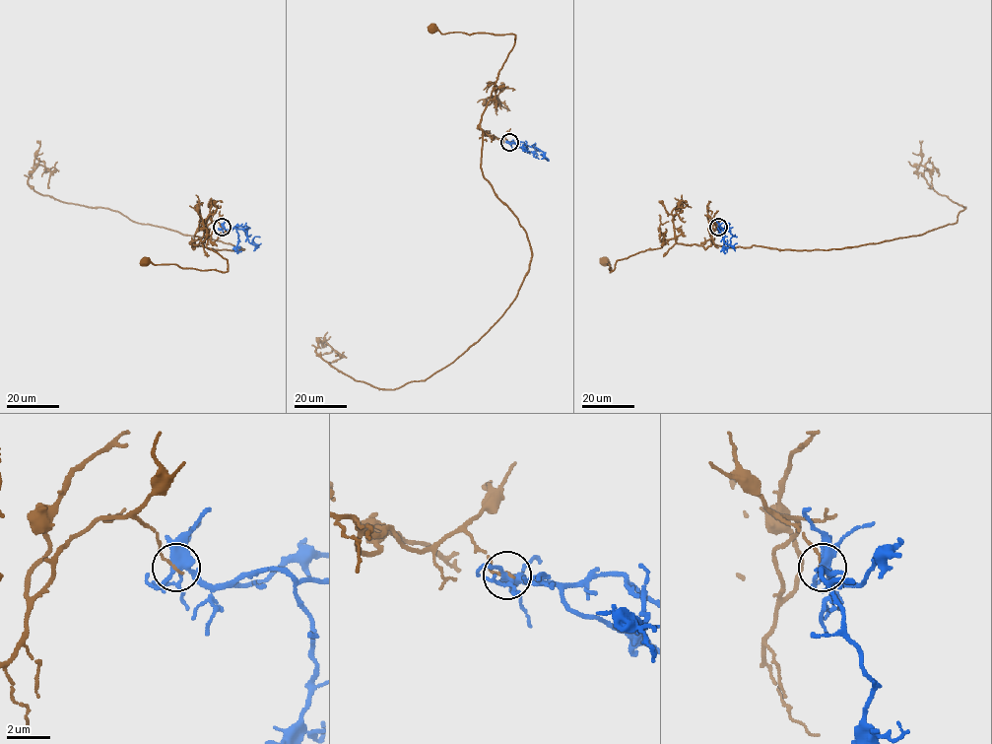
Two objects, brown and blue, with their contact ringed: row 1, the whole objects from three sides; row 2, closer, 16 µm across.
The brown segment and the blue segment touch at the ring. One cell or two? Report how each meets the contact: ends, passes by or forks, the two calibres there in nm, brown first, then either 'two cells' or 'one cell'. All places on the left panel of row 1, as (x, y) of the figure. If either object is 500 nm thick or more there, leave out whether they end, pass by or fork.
brown ends; blue forks; calibres 100 and 400 nm; two cells

